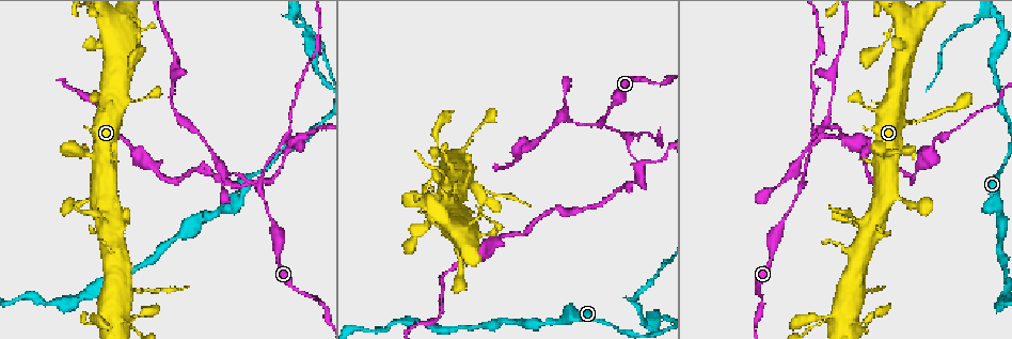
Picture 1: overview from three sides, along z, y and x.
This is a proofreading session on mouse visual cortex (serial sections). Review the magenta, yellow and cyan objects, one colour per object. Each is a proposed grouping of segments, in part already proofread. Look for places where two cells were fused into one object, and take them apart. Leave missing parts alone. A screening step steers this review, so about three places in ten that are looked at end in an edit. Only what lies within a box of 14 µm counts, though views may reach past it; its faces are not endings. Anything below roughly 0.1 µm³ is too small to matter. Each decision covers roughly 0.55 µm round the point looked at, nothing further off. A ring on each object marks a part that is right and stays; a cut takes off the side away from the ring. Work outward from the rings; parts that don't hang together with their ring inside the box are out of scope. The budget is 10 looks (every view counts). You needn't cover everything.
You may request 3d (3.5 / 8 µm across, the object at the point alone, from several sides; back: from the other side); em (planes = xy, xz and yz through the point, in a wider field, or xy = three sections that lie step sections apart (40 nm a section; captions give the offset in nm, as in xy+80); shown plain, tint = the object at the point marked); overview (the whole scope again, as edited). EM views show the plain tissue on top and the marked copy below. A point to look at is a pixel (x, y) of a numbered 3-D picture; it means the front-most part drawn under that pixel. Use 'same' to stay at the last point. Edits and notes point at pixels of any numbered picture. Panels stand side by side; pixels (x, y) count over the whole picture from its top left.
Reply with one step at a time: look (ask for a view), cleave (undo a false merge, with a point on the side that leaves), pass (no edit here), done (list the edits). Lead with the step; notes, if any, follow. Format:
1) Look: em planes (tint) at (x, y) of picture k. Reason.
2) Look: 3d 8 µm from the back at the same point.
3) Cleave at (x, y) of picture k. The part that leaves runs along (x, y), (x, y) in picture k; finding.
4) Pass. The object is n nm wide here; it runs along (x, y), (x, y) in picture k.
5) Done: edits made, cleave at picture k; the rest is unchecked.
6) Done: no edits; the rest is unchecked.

Look: em xy step 5 (tint) at (261, 185) of picture 1. Three-way junction.

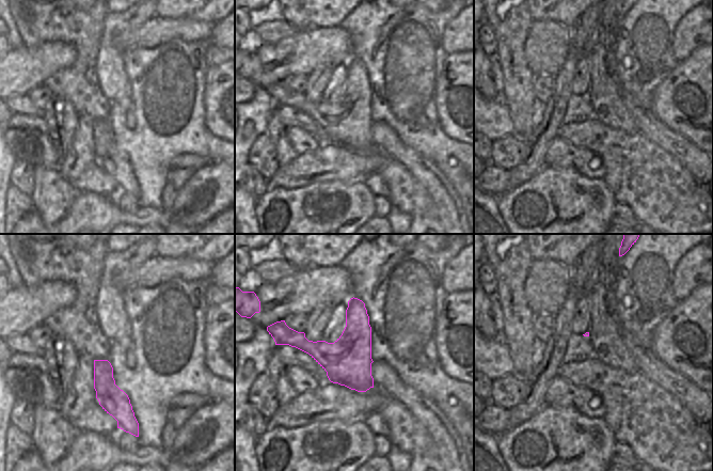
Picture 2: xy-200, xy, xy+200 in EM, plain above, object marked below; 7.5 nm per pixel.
Look: 3d 3.5 µm at the same point. Wider look.

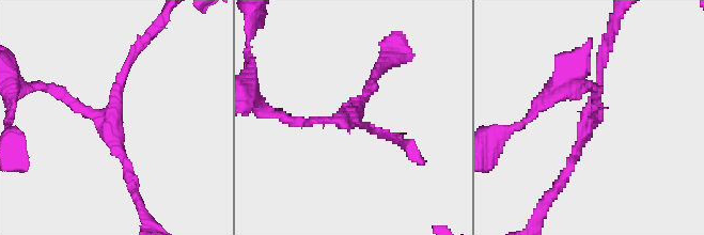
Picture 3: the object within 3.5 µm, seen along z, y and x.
Pass. 3 arms meet here; the arms are 150, 150, 150 nm wide; it runs along (562, 178), (592, 120), (606, 53) in picture 3; one cell here.

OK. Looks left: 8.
Look: 3d 3.5 µm at (638, 164) of picture 1.

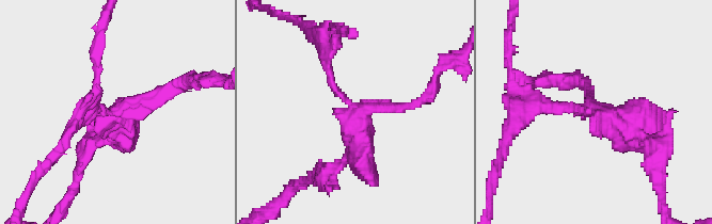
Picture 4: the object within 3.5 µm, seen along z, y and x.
Look: em xy step 3 (tint) at (356, 113) of picture 4. 3 arms meet here; the arms are 150, 150, 400 nm wide; need the tissue.

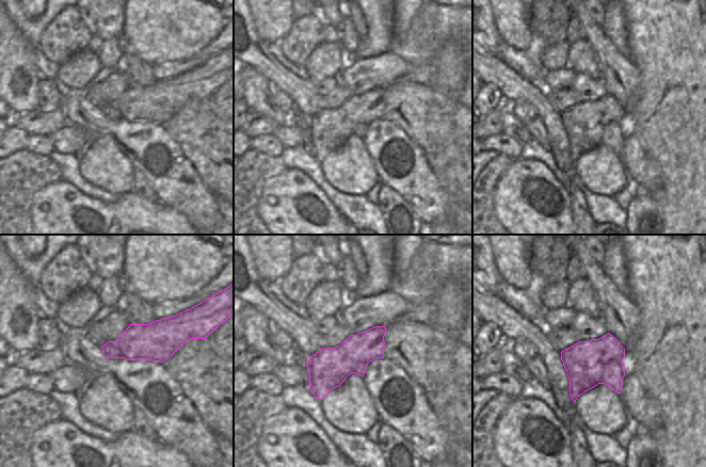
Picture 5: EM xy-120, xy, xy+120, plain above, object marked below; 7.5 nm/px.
Cleave at (664, 143) of picture 4. The part that leaves runs along (594, 111), (650, 140), (653, 163) in picture 4; a second cell is stuck on.

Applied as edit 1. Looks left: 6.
Look: overview.

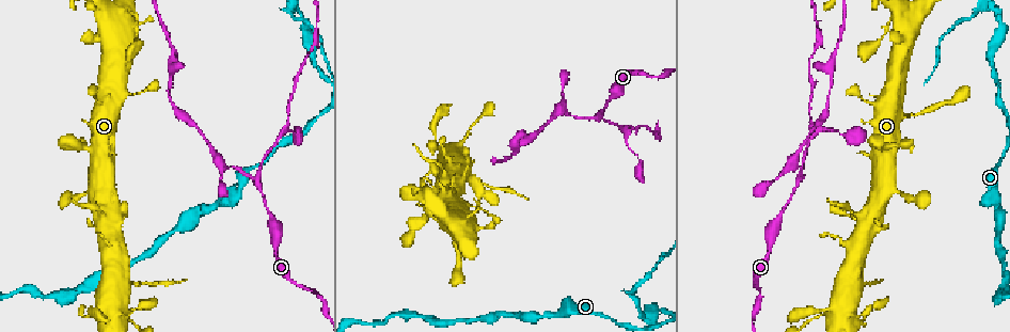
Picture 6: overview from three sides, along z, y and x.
Look: 3d 3.5 µm from the back at (515, 152) of picture 6. Calibre changes.

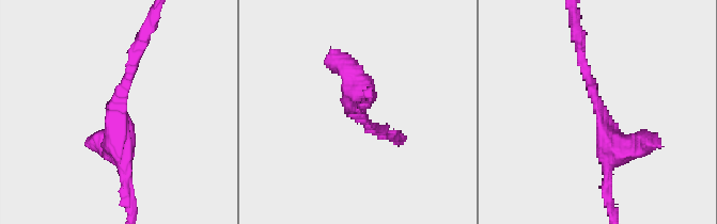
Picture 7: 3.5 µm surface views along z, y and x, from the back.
Look: em xy step 3 (tint) at (598, 101) of picture 7. The arms are 150, 350 nm wide.

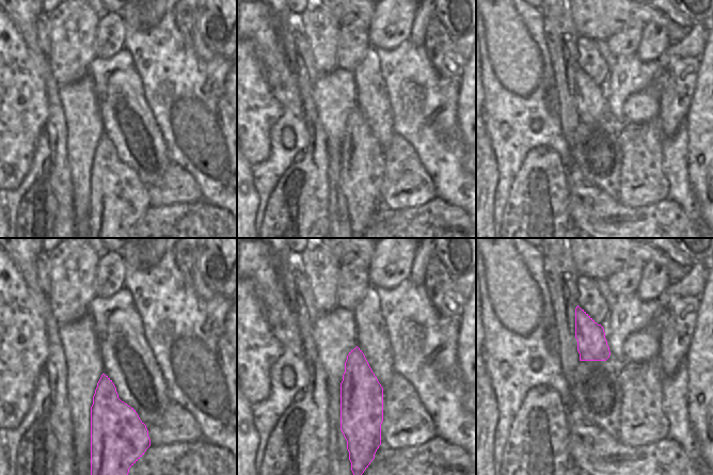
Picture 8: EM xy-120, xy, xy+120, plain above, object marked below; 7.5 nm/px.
Pass. It runs along (608, 166), (613, 144), (577, 40) in picture 7; all the same cell.

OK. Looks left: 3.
Look: 3d 3.5 µm at (292, 15) of picture 6. A narrow waist.

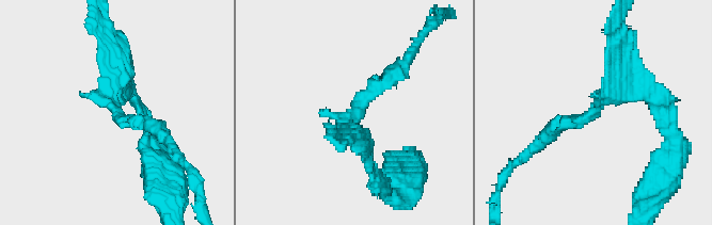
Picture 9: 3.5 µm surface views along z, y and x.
Look: em xy step 1 (tint) at (352, 116) of picture 9.

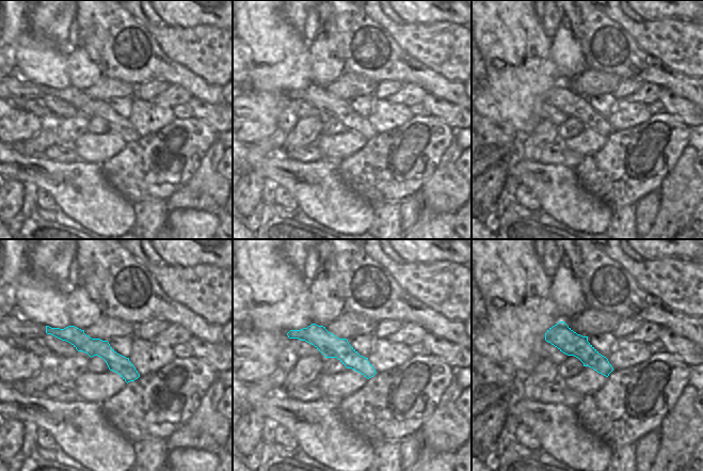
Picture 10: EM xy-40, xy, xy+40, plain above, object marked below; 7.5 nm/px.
Cleave at (125, 123) of picture 9. The part that leaves runs along (114, 101), (121, 121), (157, 127), (173, 147) in picture 9; two cells meet here.

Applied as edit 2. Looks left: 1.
Done: edits made, cleave at picture 4, cleave at picture 9; the rest is unchecked.

